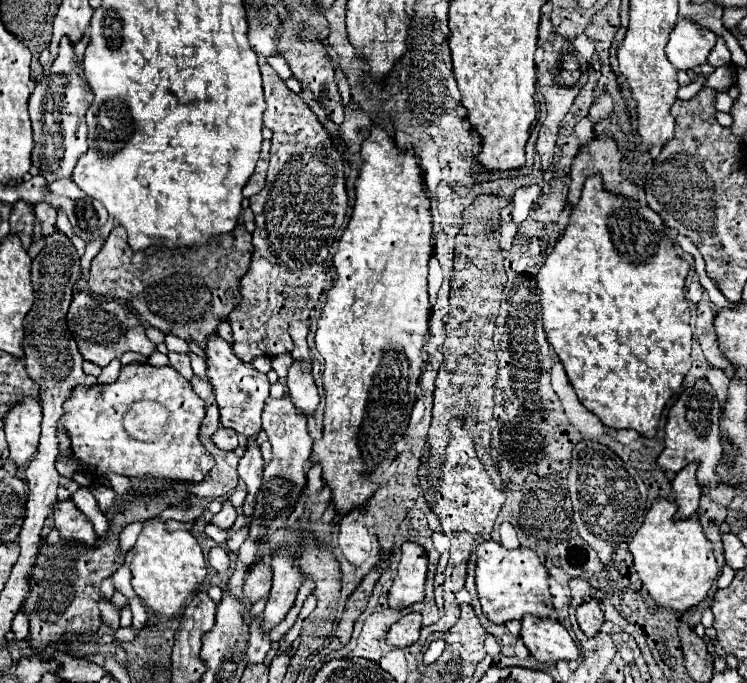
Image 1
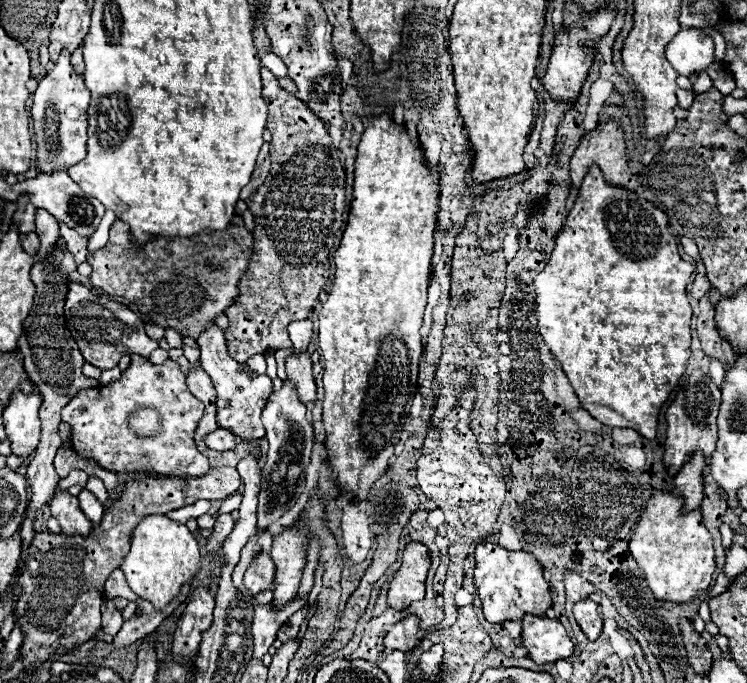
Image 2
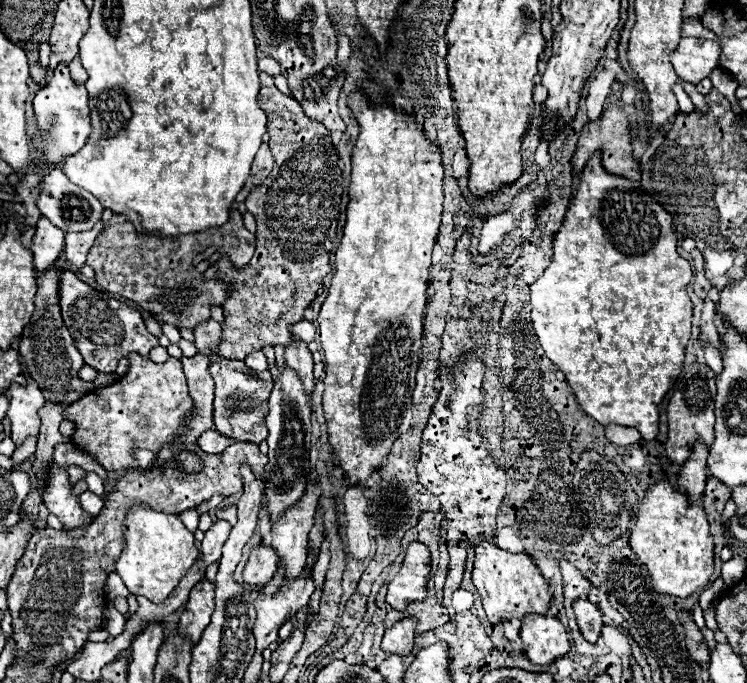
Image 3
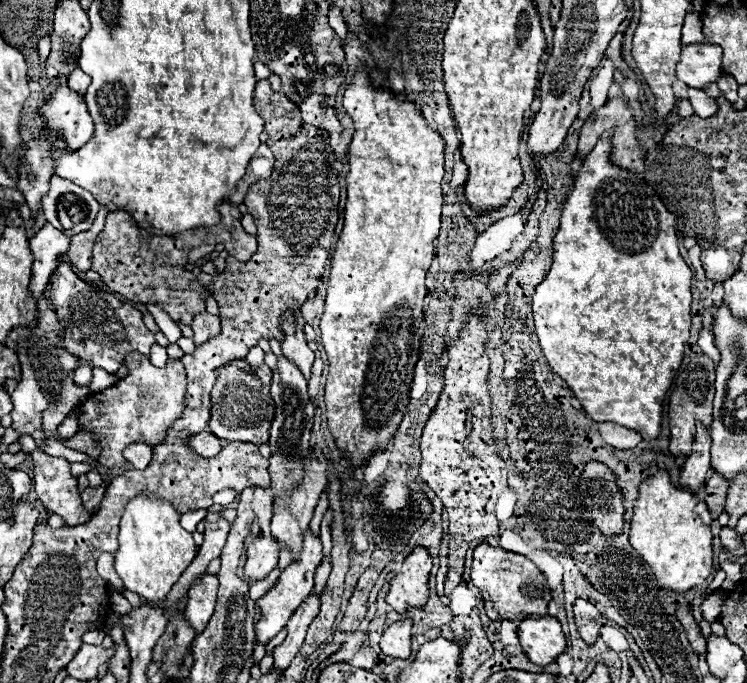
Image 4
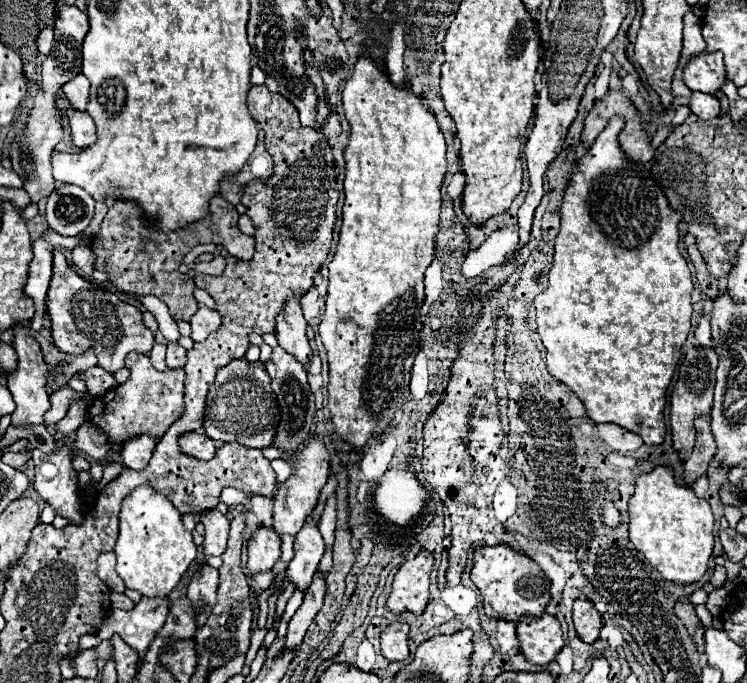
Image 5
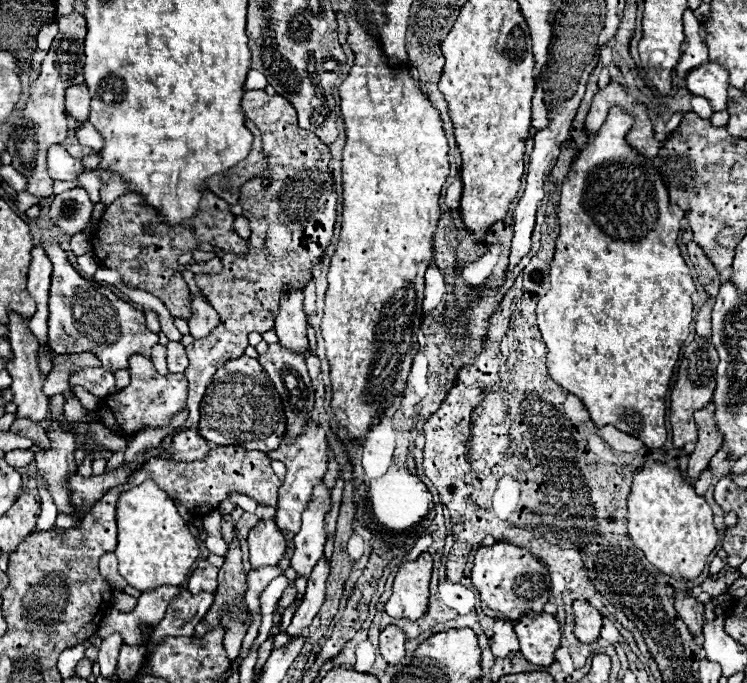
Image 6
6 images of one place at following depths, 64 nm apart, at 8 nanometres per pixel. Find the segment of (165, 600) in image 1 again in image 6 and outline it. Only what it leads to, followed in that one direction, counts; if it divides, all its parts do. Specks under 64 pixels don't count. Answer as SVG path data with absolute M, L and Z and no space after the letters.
M152 480L142 482L130 492L122 492L116 506L118 524L118 570L130 586L152 590L160 584L178 586L186 580L192 562L198 558L198 544L186 522L180 518L172 498Z

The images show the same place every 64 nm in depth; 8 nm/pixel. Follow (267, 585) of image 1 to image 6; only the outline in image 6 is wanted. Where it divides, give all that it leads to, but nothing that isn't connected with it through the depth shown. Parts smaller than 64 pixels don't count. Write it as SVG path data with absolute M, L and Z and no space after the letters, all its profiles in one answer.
M274 518L258 520L248 534L248 546L250 546L252 568L274 566L284 558L286 536L276 526Z

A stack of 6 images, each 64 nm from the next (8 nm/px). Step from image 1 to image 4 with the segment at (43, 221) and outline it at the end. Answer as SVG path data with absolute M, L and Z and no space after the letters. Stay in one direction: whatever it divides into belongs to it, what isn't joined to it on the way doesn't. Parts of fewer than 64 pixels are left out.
M44 224L40 232L30 240L30 248L34 252L34 264L32 264L32 278L30 278L30 292L34 300L42 296L46 290L50 276L56 268L56 260L60 254L64 254L70 246L70 238L64 236L60 230L52 228L52 224Z

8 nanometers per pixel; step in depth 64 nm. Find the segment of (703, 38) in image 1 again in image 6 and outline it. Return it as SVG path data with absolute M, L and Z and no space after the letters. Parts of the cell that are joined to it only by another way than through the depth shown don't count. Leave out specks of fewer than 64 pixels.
M704 62L700 68L686 74L686 84L692 96L704 96L714 112L722 112L728 106L728 72L716 62Z

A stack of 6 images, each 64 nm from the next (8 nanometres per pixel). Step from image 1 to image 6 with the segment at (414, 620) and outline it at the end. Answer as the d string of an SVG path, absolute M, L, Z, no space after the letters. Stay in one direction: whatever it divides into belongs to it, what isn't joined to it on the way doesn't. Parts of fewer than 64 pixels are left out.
M390 624L380 632L380 654L388 664L398 664L404 658L404 632L398 626Z

